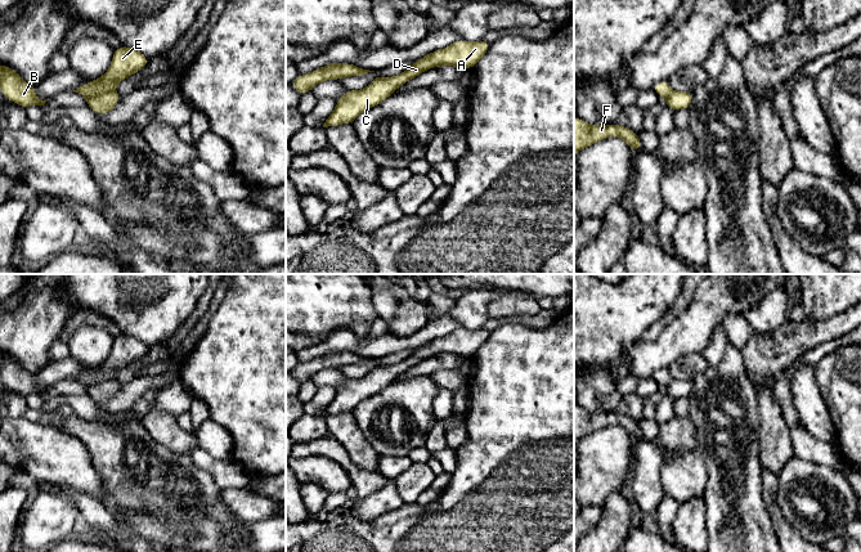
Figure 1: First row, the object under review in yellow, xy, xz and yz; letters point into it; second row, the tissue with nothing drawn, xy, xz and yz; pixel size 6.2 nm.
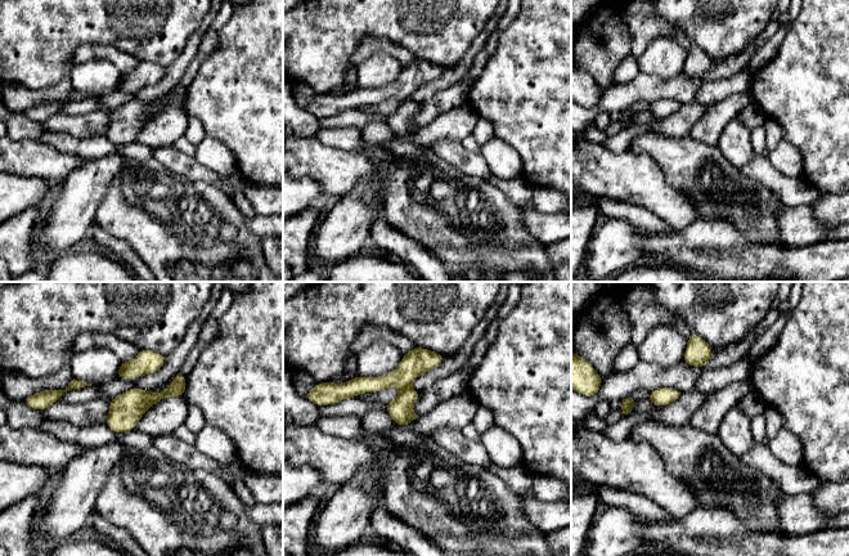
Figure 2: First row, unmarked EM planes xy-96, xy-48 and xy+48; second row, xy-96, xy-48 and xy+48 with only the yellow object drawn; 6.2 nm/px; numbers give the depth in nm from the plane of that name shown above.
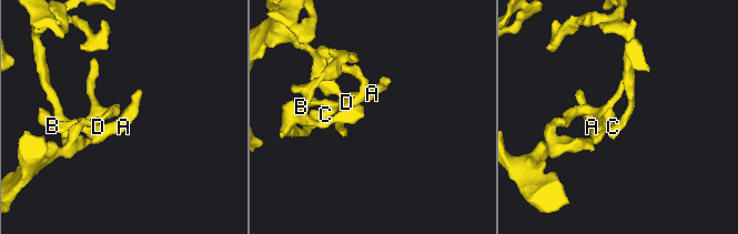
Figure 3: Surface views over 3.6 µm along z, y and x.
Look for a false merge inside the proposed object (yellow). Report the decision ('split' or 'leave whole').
leave whole

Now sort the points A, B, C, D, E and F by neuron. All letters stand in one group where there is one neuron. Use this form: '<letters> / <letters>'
A B C D E F

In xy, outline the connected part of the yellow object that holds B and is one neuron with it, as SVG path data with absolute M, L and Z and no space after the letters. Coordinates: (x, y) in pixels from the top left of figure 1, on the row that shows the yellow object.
M0 64L0 90L13 103L27 108L30 106L44 106L49 99L40 100L35 86L26 82L14 68Z

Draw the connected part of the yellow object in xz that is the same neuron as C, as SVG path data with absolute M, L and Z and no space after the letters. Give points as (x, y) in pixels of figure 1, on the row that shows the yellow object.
M458 40L444 49L432 51L416 60L408 69L393 77L376 75L375 80L363 90L346 91L337 102L333 112L324 122L327 126L353 124L364 111L380 104L395 93L398 87L417 77L426 69L450 64L456 68L474 68L488 51L490 42Z

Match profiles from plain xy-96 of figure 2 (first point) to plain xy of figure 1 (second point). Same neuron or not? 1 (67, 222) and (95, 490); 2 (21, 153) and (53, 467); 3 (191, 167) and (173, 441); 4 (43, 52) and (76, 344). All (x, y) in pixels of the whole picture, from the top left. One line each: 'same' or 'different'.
1: different
2: same
3: same
4: different

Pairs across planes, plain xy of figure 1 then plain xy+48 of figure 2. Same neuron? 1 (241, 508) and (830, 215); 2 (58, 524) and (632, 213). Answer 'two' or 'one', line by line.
1: two
2: two

